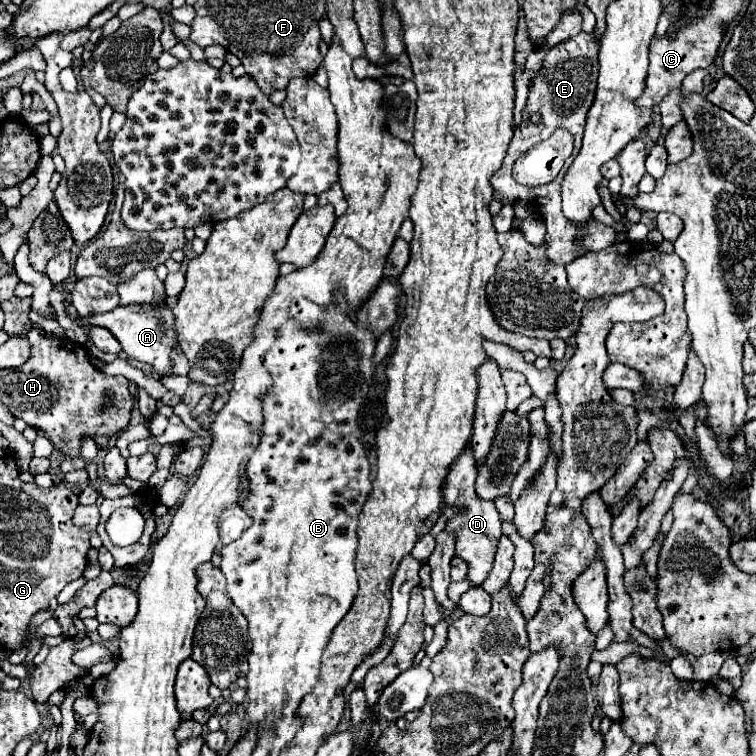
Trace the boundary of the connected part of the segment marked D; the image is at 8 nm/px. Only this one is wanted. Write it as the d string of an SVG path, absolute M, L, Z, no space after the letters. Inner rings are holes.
M470 444L462 450L462 454L452 462L448 468L448 476L442 484L442 494L444 494L444 508L458 508L460 512L454 514L450 520L446 520L446 532L456 538L456 556L468 562L470 572L468 580L472 586L480 586L484 582L484 576L488 576L492 568L492 558L496 552L496 542L500 538L500 516L496 512L494 502L480 500L474 490L474 480L476 480L476 460L474 460L474 450Z

